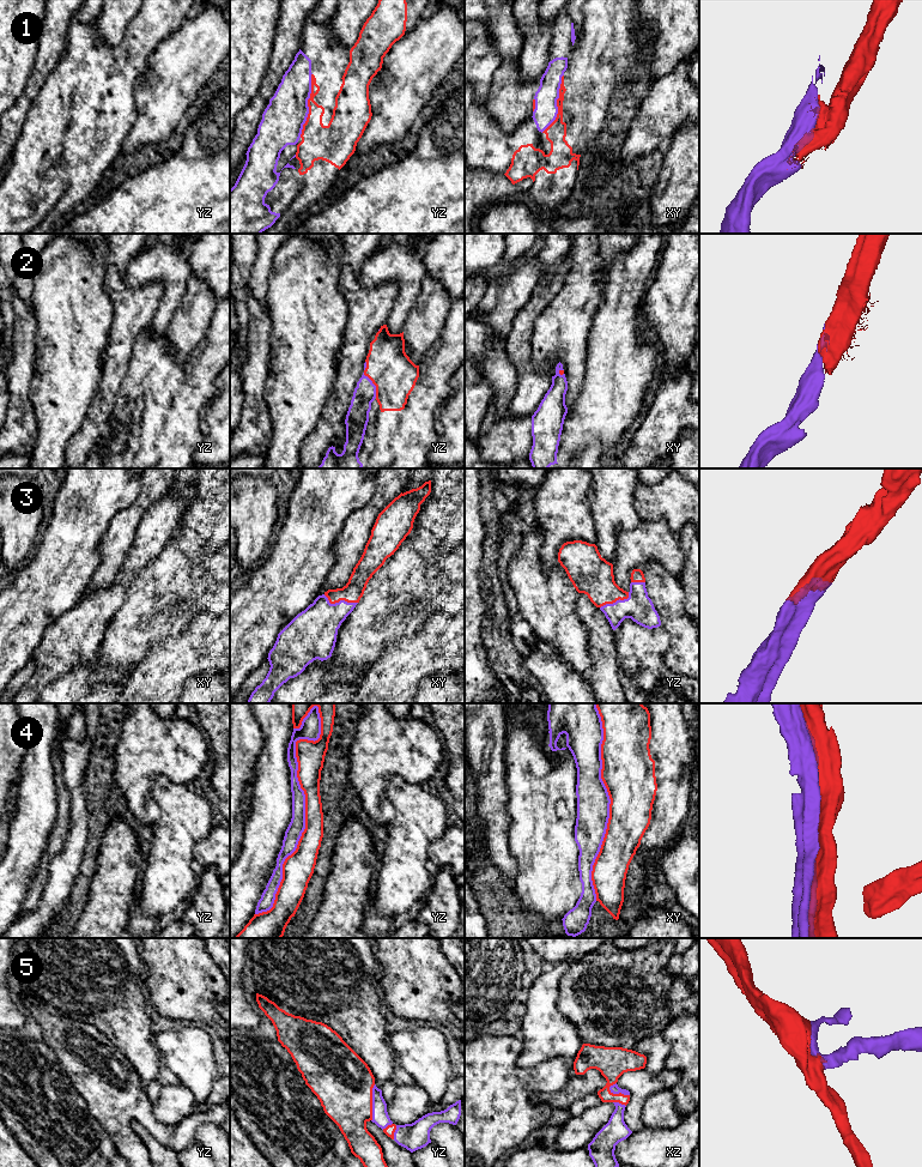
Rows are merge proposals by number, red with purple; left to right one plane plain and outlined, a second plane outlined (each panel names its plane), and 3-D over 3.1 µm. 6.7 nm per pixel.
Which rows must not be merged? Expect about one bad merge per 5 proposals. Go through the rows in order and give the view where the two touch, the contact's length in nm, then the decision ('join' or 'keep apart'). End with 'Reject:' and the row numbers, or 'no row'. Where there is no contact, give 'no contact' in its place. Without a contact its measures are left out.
1: contact in yz; length 440 nm; keep apart
2: contact in yz; length 190 nm; join
3: contact in xy; length 240 nm; join
4: contact in yz; length 1450 nm; keep apart
5: contact in yz; length 240 nm; join
Reject: 1, 4

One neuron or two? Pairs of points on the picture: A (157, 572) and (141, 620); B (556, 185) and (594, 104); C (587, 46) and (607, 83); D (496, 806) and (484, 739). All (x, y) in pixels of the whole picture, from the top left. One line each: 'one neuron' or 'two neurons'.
A: one neuron
B: one neuron
C: two neurons
D: one neuron

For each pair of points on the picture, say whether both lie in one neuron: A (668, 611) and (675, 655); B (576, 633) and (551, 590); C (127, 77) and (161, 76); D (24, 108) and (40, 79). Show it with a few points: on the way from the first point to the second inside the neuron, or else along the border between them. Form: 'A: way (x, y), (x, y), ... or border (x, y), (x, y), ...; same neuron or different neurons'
A: way (677, 622), (677, 645); same neuron
B: way (565, 622), (553, 610), (553, 600); same neuron
C: border (152, 52), (147, 67), (134, 85), (135, 104); different neurons
D: way (25, 101), (34, 86); same neuron

